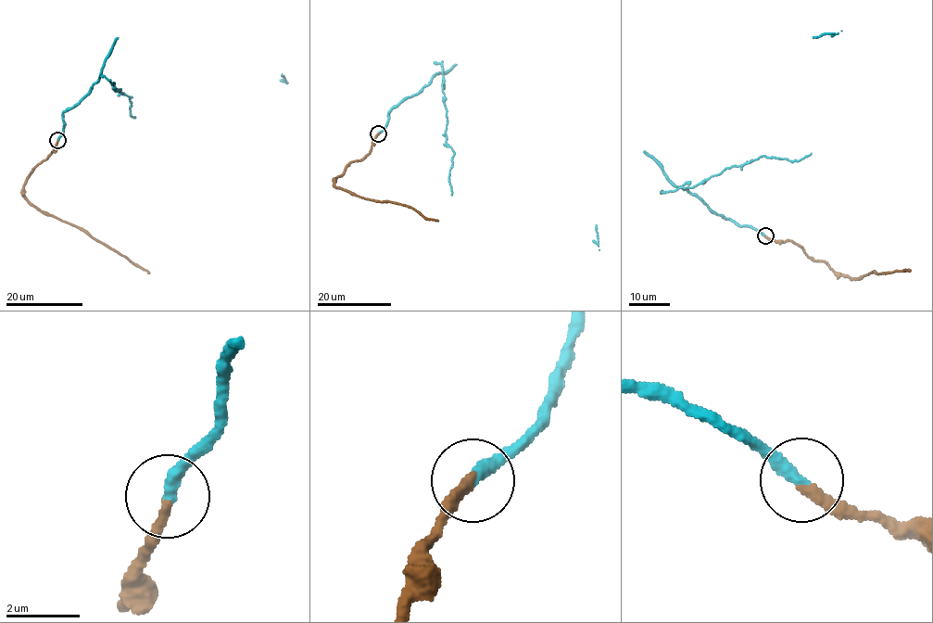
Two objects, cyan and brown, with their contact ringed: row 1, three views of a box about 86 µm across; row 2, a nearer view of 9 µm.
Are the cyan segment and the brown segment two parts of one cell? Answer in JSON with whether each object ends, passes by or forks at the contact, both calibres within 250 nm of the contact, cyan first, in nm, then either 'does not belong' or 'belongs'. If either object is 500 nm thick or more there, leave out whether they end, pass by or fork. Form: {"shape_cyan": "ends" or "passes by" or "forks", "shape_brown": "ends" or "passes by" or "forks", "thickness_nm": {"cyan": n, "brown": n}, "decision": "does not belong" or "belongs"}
{"shape_cyan": "ends", "shape_brown": "ends", "thickness_nm": {"cyan": 360, "brown": 280}, "decision": "does not belong"}

